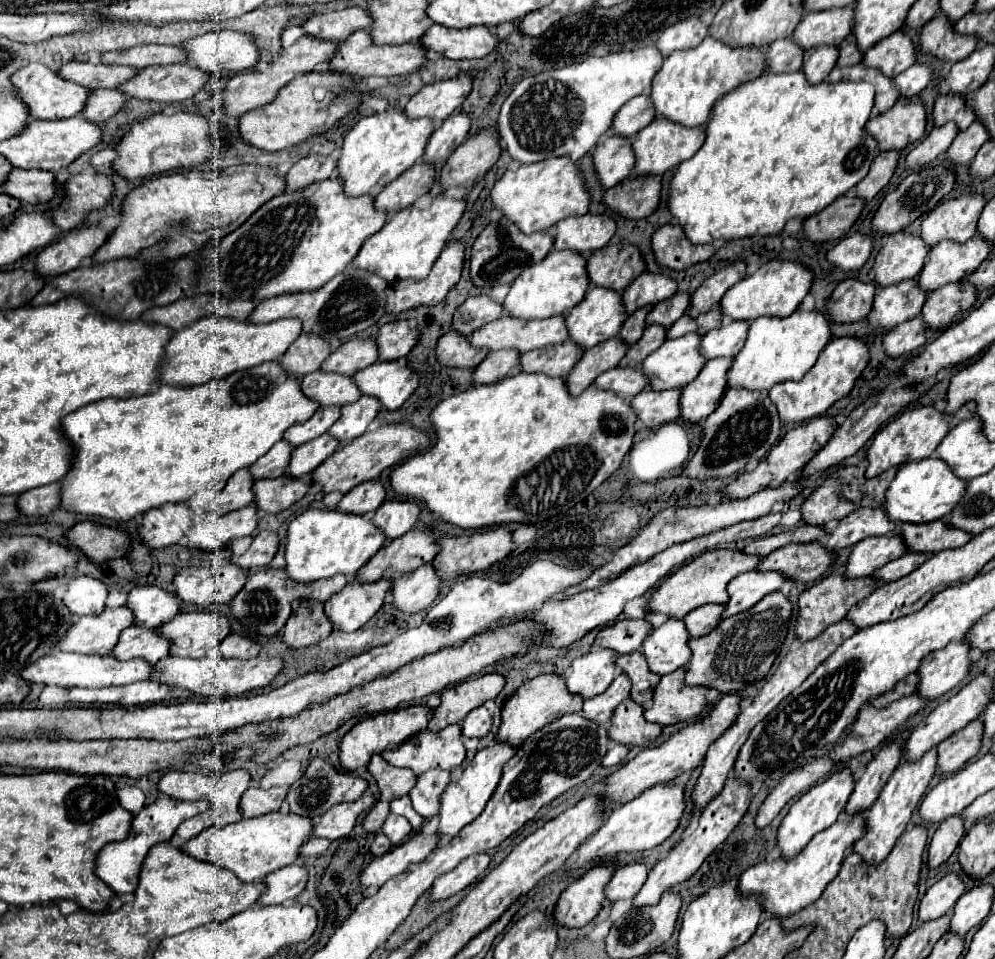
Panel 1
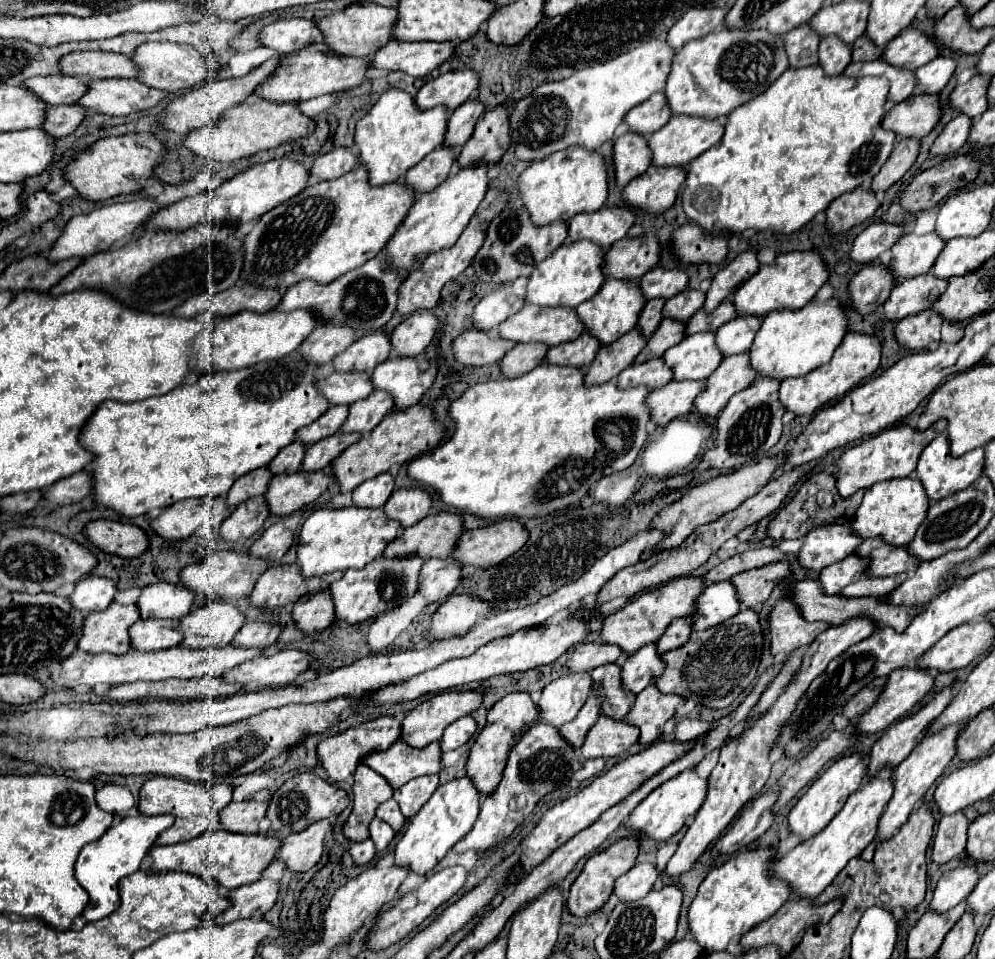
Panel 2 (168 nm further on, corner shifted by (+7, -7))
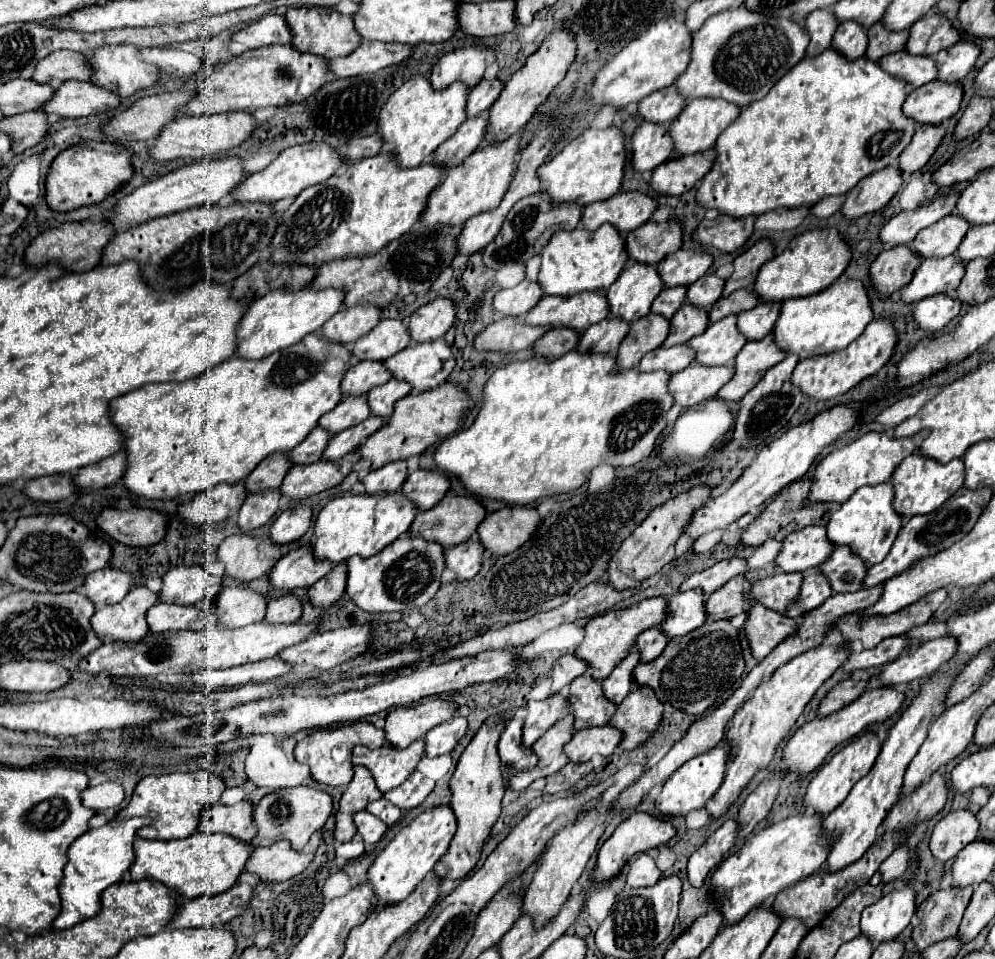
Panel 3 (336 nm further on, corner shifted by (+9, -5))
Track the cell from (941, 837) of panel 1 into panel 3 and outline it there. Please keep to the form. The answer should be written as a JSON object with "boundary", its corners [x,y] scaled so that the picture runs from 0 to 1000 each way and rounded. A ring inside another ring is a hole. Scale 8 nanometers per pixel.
{"boundary":[[[956,846],[938,864],[934,883],[944,898],[958,896],[984,869],[984,856],[976,846]]]}

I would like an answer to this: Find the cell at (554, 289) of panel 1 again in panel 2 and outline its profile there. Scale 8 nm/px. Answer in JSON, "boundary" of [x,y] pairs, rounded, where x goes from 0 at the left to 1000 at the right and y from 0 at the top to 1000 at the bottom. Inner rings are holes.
{"boundary":[[[580,251],[580,253],[568,253],[566,258],[560,258],[534,285],[528,314],[544,320],[560,320],[560,318],[580,320],[582,316],[594,312],[608,295],[606,270],[608,270],[606,258],[598,255],[596,251]]]}

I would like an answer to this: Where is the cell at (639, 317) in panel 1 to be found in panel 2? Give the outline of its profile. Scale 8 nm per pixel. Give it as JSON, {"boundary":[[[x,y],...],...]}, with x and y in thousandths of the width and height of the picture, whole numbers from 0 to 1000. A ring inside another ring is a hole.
{"boundary":[[[662,310],[660,312],[652,312],[648,322],[644,324],[642,341],[644,341],[648,351],[654,351],[654,347],[658,347],[658,343],[662,341],[662,337],[666,333],[666,328],[664,328],[666,318],[668,318],[668,312],[662,312]]]}

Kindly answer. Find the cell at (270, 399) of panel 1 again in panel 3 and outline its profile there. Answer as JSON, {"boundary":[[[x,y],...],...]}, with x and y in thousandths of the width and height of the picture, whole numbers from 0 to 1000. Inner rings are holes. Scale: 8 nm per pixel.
{"boundary":[[[313,347],[309,349],[305,356],[301,356],[298,360],[292,360],[290,364],[282,364],[266,374],[260,376],[248,376],[248,374],[240,374],[240,372],[232,372],[228,376],[224,376],[222,381],[214,383],[212,387],[206,387],[204,391],[196,393],[196,395],[188,395],[182,399],[152,399],[146,401],[134,410],[122,412],[114,418],[110,418],[110,435],[116,441],[116,445],[126,454],[126,472],[128,472],[128,489],[124,493],[124,508],[138,516],[138,518],[146,518],[146,520],[176,520],[180,516],[186,514],[200,514],[200,512],[208,512],[220,504],[240,504],[246,499],[246,495],[250,495],[250,491],[254,491],[254,487],[264,481],[268,474],[272,472],[286,472],[292,470],[298,462],[303,462],[303,458],[307,458],[307,454],[311,454],[311,449],[315,449],[319,445],[319,439],[323,433],[327,433],[329,429],[333,429],[345,414],[343,414],[343,406],[341,406],[341,397],[343,391],[351,385],[351,374],[353,374],[353,366],[349,364],[349,383],[347,383],[347,362],[341,358],[331,358],[329,353],[323,351],[323,347]],[[335,374],[335,389],[327,383],[327,376]]]}

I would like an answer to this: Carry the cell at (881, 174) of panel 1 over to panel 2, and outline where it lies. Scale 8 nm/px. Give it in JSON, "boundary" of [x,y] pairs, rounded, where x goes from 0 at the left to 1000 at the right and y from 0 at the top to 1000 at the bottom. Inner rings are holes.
{"boundary":[[[918,143],[904,145],[902,151],[899,151],[899,155],[897,155],[897,160],[895,160],[895,164],[887,172],[887,176],[877,185],[875,199],[887,201],[899,189],[904,189],[916,176],[916,172],[922,168],[924,155],[926,155],[926,147],[924,145],[918,145]]]}

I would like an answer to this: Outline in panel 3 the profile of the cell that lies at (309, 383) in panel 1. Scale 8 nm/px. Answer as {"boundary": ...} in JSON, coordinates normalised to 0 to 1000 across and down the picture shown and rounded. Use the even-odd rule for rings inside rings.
{"boundary":[[[361,376],[353,383],[343,395],[343,410],[345,414],[353,412],[369,412],[375,404],[389,399],[391,387],[387,387],[385,379],[381,376]]]}

